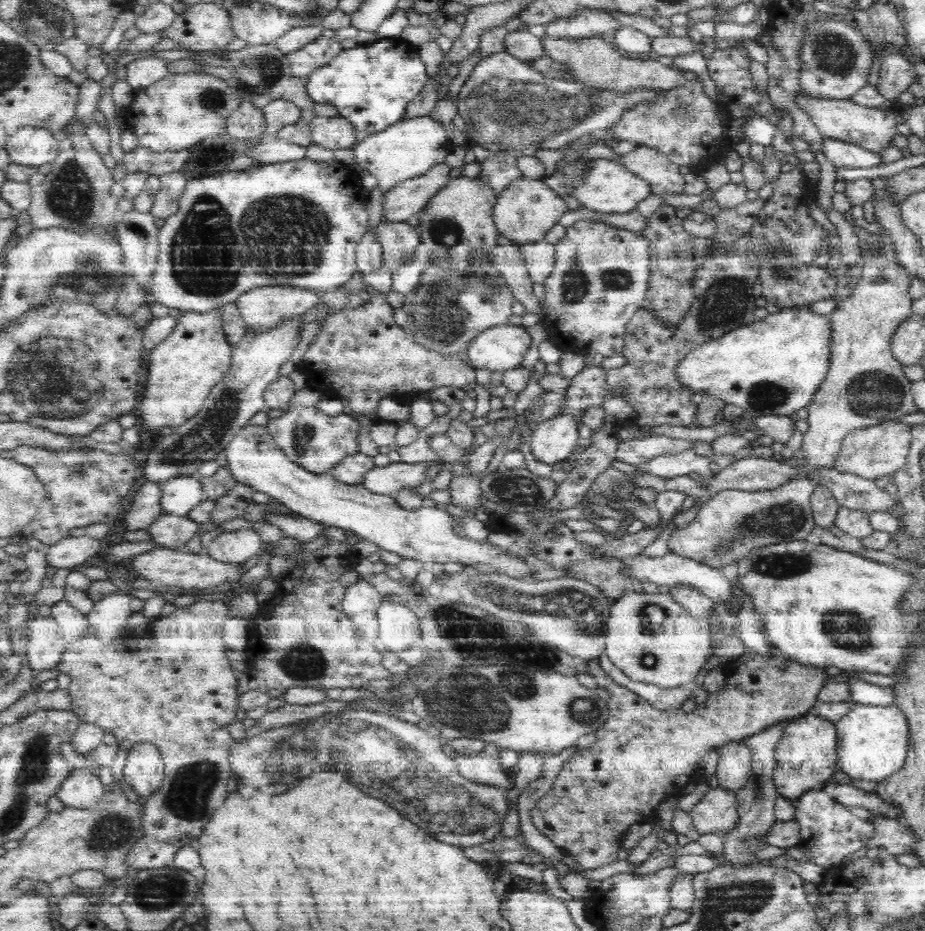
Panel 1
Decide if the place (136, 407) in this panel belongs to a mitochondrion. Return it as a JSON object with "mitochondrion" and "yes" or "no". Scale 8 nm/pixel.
{"mitochondrion":"no"}

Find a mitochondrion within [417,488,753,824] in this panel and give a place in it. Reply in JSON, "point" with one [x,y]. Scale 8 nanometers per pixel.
{"point":[480,702]}

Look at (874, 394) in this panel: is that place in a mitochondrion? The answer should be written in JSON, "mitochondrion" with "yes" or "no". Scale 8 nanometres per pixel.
{"mitochondrion":"yes"}

